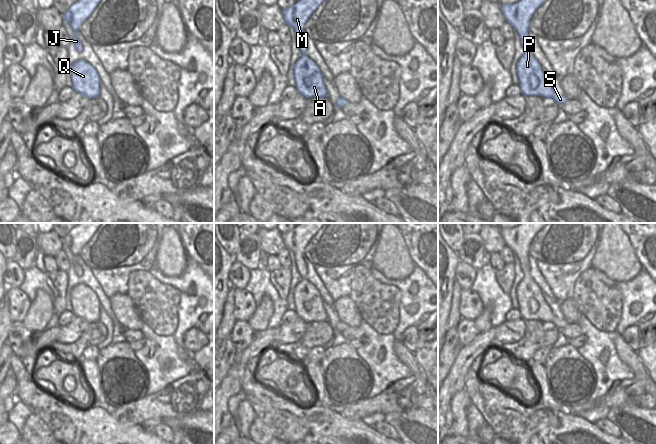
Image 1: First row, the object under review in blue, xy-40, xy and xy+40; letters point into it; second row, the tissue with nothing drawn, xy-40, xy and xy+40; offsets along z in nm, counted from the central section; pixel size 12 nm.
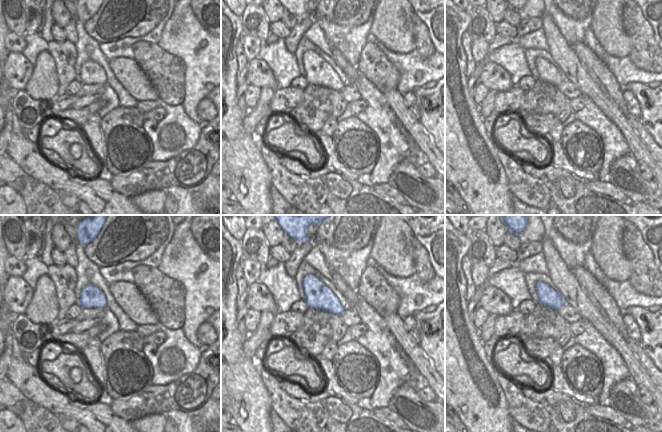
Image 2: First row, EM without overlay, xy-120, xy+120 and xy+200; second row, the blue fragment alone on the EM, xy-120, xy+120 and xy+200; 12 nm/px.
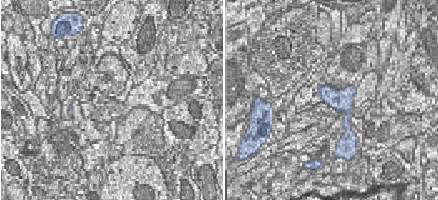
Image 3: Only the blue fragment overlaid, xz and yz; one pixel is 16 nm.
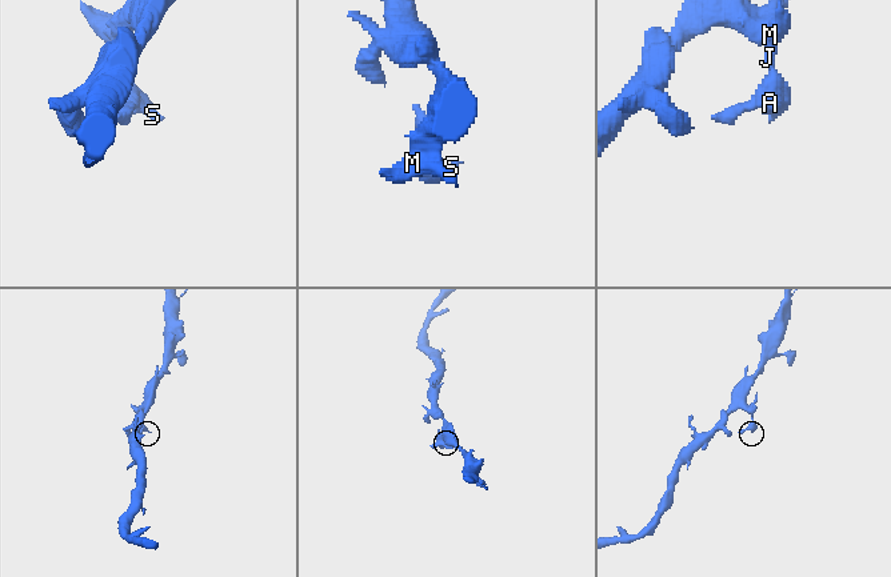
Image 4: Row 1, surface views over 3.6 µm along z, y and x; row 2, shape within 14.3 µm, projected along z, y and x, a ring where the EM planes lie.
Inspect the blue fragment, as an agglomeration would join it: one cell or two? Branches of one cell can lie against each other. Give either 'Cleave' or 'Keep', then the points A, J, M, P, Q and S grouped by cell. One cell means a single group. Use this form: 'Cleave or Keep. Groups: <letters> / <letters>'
Keep. Groups: A J M P Q S.

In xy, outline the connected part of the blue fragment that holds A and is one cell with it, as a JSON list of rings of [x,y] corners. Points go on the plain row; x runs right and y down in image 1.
[[[300,223],[289,232],[281,234],[283,243],[294,253],[297,270],[303,278],[294,289],[295,312],[306,323],[327,322],[327,313],[318,290],[305,279],[307,274],[303,254],[307,244],[325,223]]]

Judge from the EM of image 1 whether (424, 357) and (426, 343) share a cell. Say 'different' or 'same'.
same

